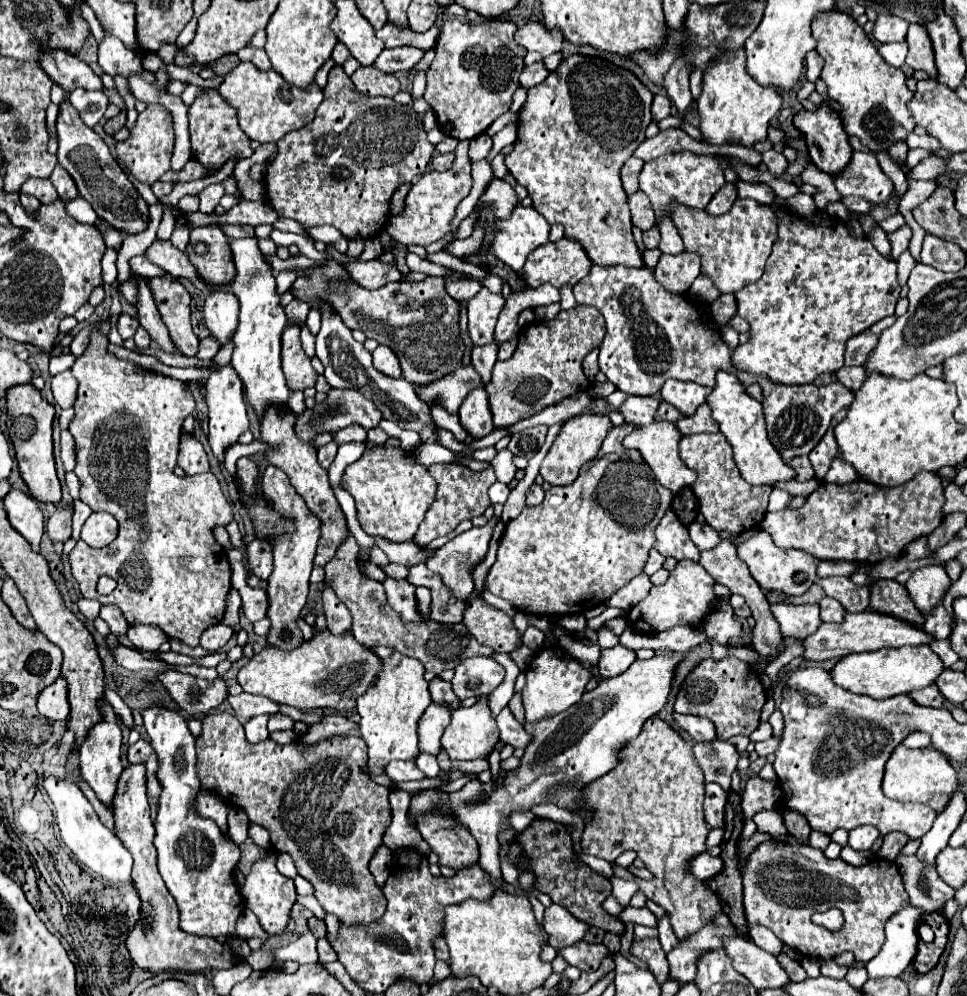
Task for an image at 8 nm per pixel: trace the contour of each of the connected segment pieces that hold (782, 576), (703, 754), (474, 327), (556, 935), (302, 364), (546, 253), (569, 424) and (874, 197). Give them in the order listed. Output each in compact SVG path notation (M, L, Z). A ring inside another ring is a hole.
M759 532L757 536L741 542L737 546L739 558L749 566L751 576L763 590L777 590L785 594L803 594L815 582L815 560L803 550L783 550L775 546L767 532Z
M713 740L711 744L695 742L693 754L695 754L695 760L699 762L699 766L705 774L705 780L717 782L719 786L723 786L725 792L729 792L731 774L737 766L737 760L739 760L737 750L729 742Z
M483 288L469 304L469 334L475 346L485 346L493 342L493 330L497 316L505 306L505 298Z
M551 904L545 910L543 928L549 934L549 944L555 950L559 950L563 946L579 942L593 926L583 924L583 920L575 920L575 916L571 916L571 912L567 912L567 908L563 908L559 904Z
M285 328L281 342L283 342L283 350L281 350L281 368L283 374L287 378L287 388L289 392L295 390L305 390L309 386L315 386L317 382L317 372L311 366L309 356L305 354L303 346L301 346L301 328Z
M563 238L559 242L547 242L539 246L527 258L521 276L527 286L539 286L551 282L555 288L561 284L577 284L591 270L593 262L579 242Z
M587 414L587 416L577 416L577 418L571 418L565 422L565 426L561 428L557 440L553 442L551 450L547 452L543 464L541 464L541 476L545 478L545 482L553 484L553 486L565 486L565 484L571 484L577 476L579 476L579 470L581 466L589 460L589 458L595 458L607 432L611 430L611 420L609 416L601 416L601 414Z
M853 152L851 164L835 176L835 188L841 196L861 196L873 206L885 204L893 194L893 182L871 152Z

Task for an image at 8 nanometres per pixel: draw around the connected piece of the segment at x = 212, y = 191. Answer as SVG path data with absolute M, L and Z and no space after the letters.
M216 183L205 188L198 196L200 199L199 210L202 213L214 214L215 207L219 204L220 199L225 195L221 183Z

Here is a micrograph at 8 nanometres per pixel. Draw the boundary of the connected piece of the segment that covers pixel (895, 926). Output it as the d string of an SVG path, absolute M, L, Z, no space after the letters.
M907 904L903 910L895 912L895 916L885 922L887 940L881 952L867 962L869 978L899 976L913 962L919 944L917 928L921 926L923 914L923 908Z

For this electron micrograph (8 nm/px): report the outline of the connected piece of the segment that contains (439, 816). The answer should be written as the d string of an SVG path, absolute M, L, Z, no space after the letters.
M431 812L431 816L419 818L419 832L431 850L439 856L441 866L461 870L475 866L479 860L479 846L475 838L459 824L451 812Z

